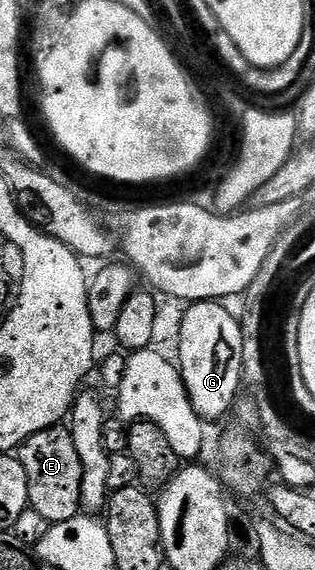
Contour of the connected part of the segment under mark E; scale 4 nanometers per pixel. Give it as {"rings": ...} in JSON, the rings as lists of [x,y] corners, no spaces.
{"rings":[[[65,425],[50,426],[33,434],[20,447],[20,461],[28,480],[29,509],[40,512],[52,524],[78,517],[84,506],[80,452],[77,438]]]}

